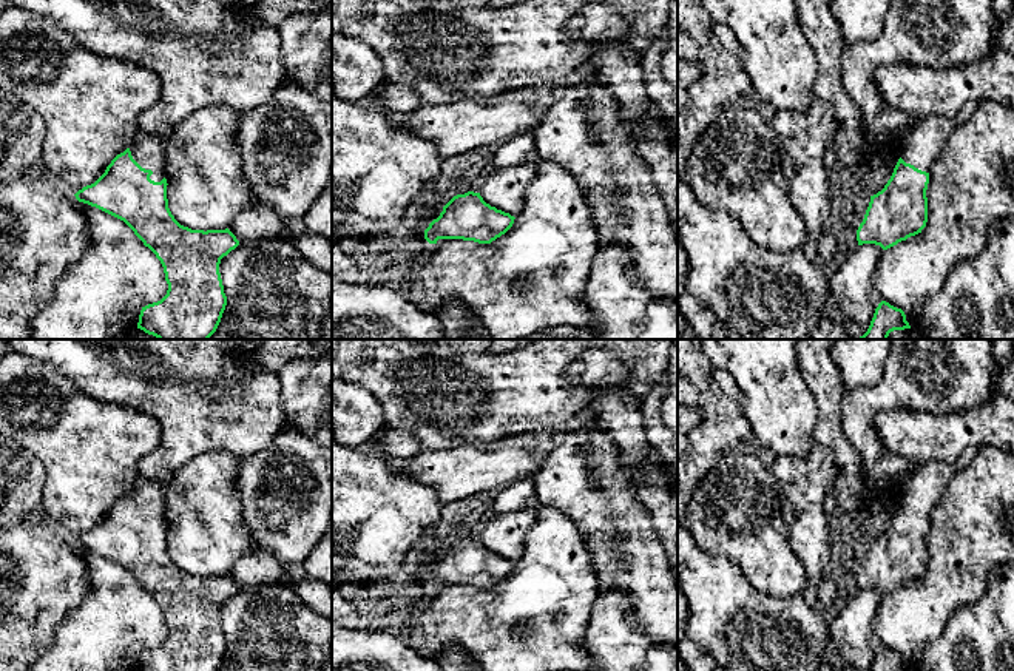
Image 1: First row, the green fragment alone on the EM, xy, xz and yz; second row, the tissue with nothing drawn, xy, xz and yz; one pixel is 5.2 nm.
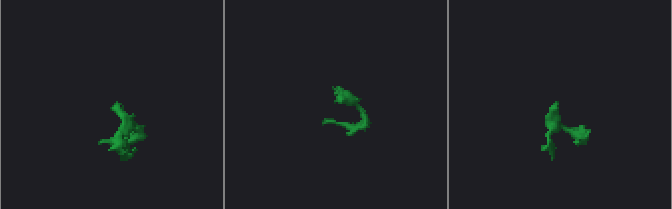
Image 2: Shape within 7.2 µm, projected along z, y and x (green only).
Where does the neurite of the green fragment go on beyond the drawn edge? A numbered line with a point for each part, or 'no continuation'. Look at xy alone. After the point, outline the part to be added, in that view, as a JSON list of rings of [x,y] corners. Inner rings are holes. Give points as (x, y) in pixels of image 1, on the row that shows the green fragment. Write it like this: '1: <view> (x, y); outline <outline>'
1: xy (147, 150); outline [[[139,133],[130,151],[142,168],[153,171],[151,180],[161,182],[164,179],[164,143],[157,136]]]

